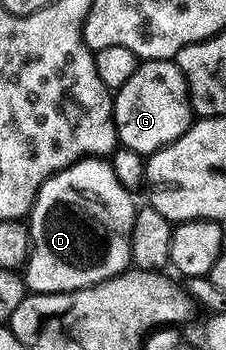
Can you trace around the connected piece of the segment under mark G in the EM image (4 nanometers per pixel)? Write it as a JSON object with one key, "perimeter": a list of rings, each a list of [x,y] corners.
{"perimeter":[[[142,60],[137,66],[135,75],[123,83],[123,87],[116,90],[113,98],[113,122],[117,128],[117,140],[126,149],[134,149],[136,153],[148,155],[156,149],[169,145],[179,135],[183,135],[193,124],[195,114],[189,105],[189,89],[185,85],[185,77],[177,66],[176,60],[147,61]]]}

